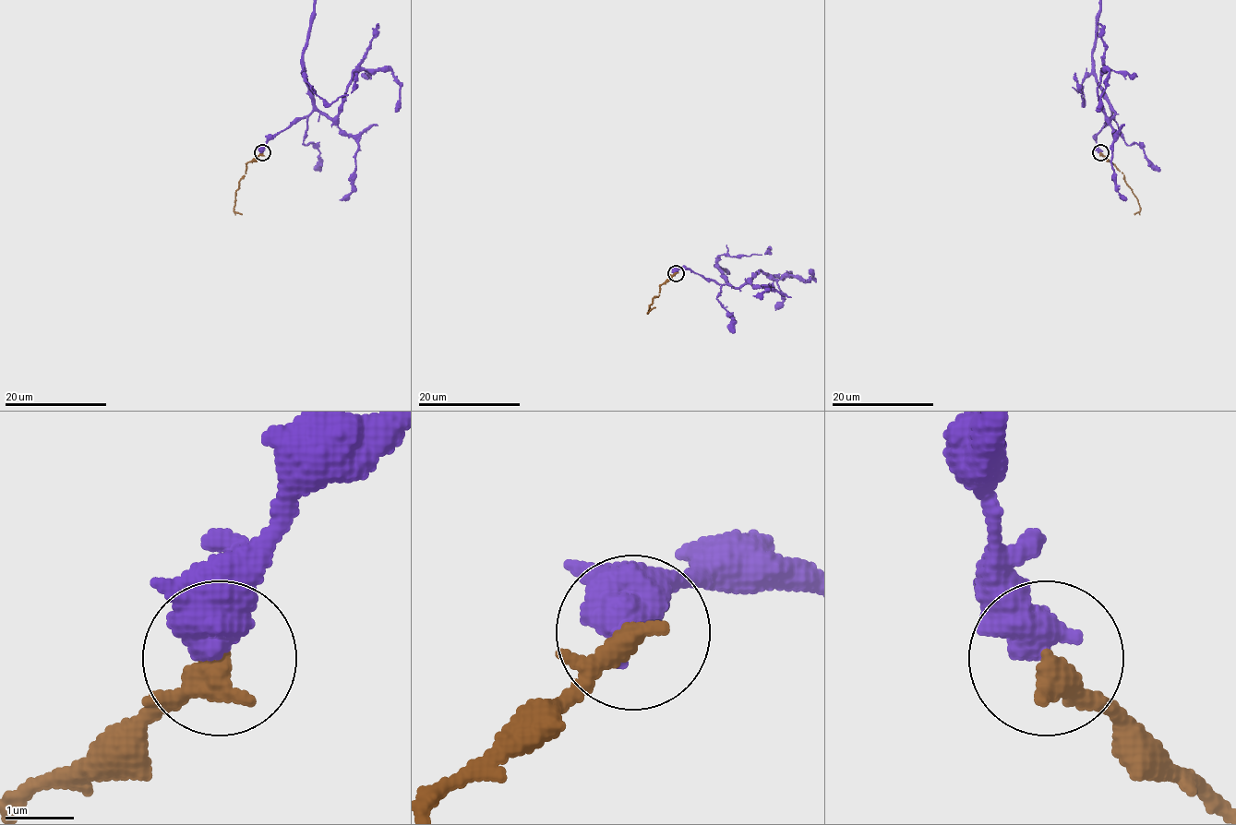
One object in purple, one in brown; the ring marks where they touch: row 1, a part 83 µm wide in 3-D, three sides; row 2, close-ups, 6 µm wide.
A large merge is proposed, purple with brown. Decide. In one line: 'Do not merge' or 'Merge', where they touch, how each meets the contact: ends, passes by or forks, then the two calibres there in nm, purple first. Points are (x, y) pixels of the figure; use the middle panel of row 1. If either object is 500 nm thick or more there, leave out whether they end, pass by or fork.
Do not merge. Place: (676, 273). Thickness 700 nm (purple) against 280 nm

